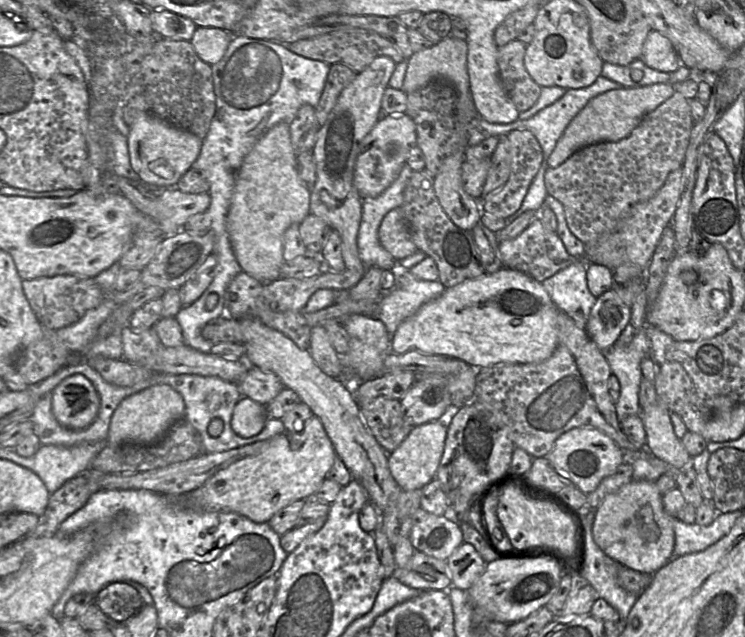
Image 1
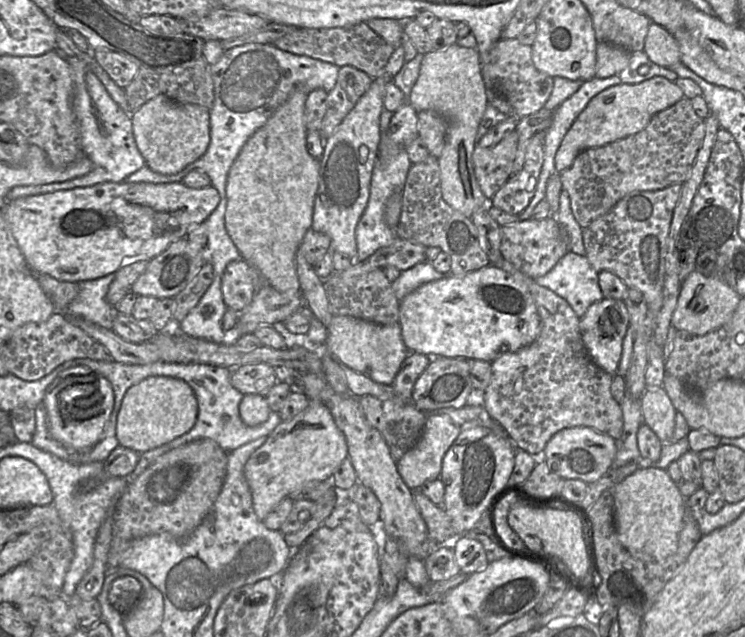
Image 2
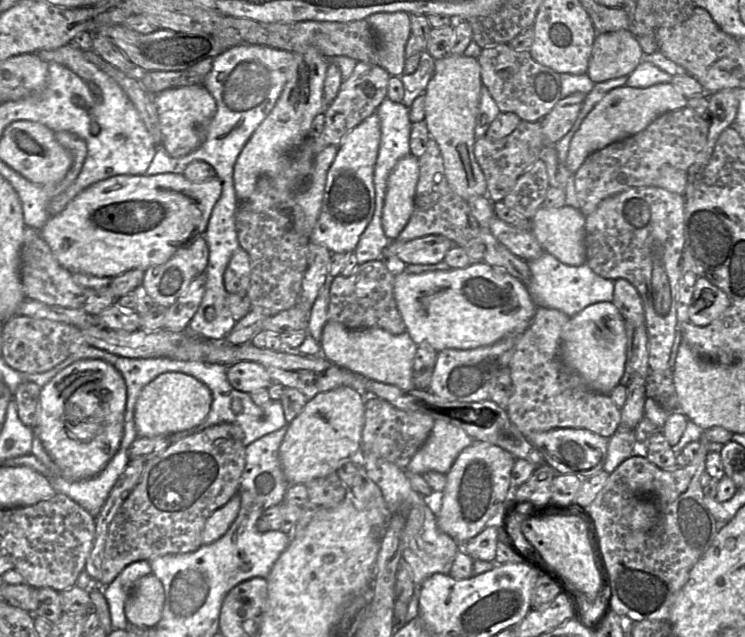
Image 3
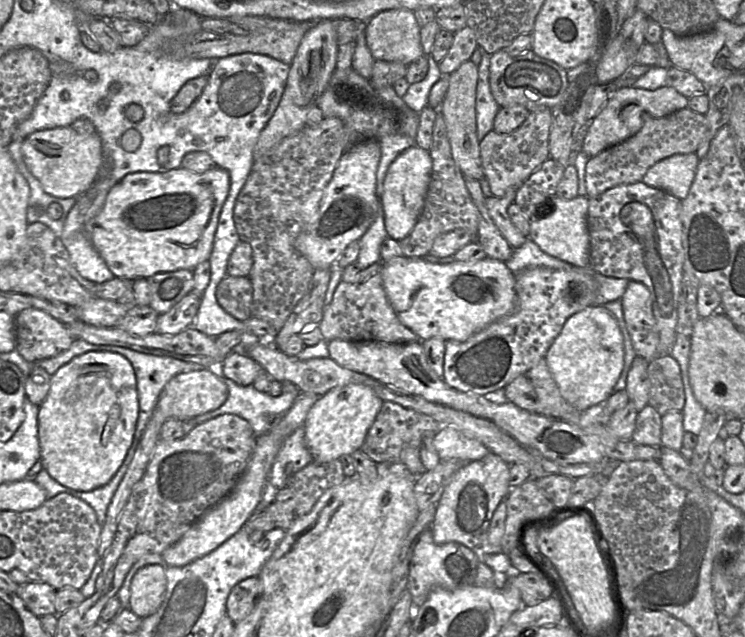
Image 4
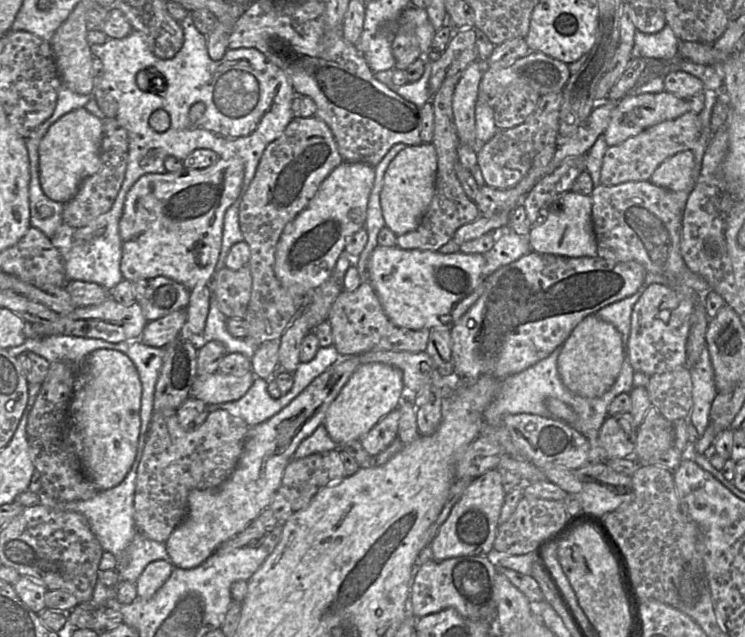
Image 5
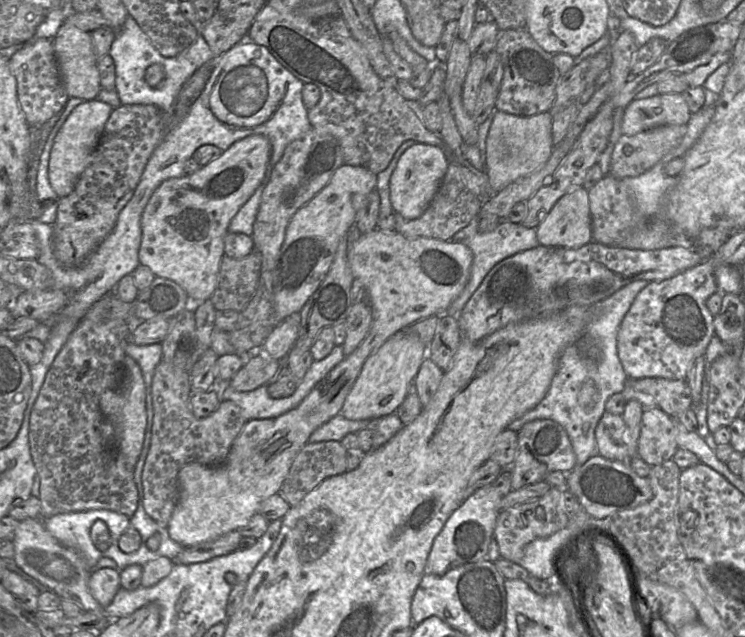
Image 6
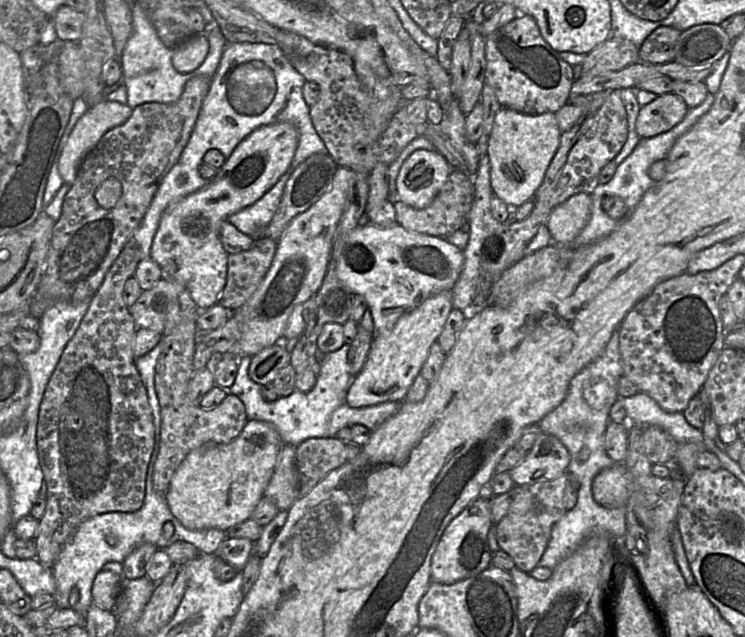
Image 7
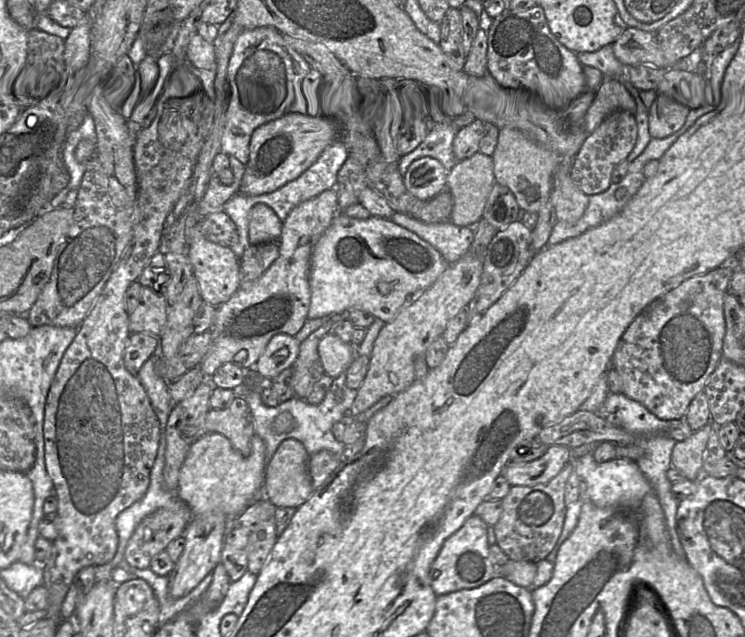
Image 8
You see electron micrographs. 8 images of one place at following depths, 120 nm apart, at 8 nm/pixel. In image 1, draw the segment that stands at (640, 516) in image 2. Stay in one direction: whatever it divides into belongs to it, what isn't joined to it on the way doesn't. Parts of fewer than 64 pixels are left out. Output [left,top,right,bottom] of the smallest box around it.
[592,480,675,572]

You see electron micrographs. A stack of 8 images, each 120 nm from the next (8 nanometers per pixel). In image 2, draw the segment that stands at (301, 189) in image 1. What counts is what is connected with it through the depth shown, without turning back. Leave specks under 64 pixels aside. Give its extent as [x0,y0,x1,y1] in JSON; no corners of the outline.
[225,90,320,294]

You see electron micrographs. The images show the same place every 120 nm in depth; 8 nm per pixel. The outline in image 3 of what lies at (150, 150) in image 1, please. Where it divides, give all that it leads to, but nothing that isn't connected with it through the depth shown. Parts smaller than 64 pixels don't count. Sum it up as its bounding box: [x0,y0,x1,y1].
[152,85,216,157]

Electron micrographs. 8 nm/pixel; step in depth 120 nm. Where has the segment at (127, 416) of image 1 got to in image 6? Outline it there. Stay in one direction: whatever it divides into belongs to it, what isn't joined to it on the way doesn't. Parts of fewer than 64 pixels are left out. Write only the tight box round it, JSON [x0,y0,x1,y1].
[227,349,284,392]

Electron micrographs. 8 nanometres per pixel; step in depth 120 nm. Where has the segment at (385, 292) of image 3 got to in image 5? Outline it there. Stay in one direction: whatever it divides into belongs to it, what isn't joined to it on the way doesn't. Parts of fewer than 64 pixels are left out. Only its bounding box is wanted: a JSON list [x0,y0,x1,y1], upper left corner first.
[327,281,431,356]

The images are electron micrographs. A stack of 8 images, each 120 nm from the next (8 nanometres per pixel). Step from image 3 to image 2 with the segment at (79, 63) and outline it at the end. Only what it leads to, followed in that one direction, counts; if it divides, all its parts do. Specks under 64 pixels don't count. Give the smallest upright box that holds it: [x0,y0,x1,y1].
[7,69,145,200]

